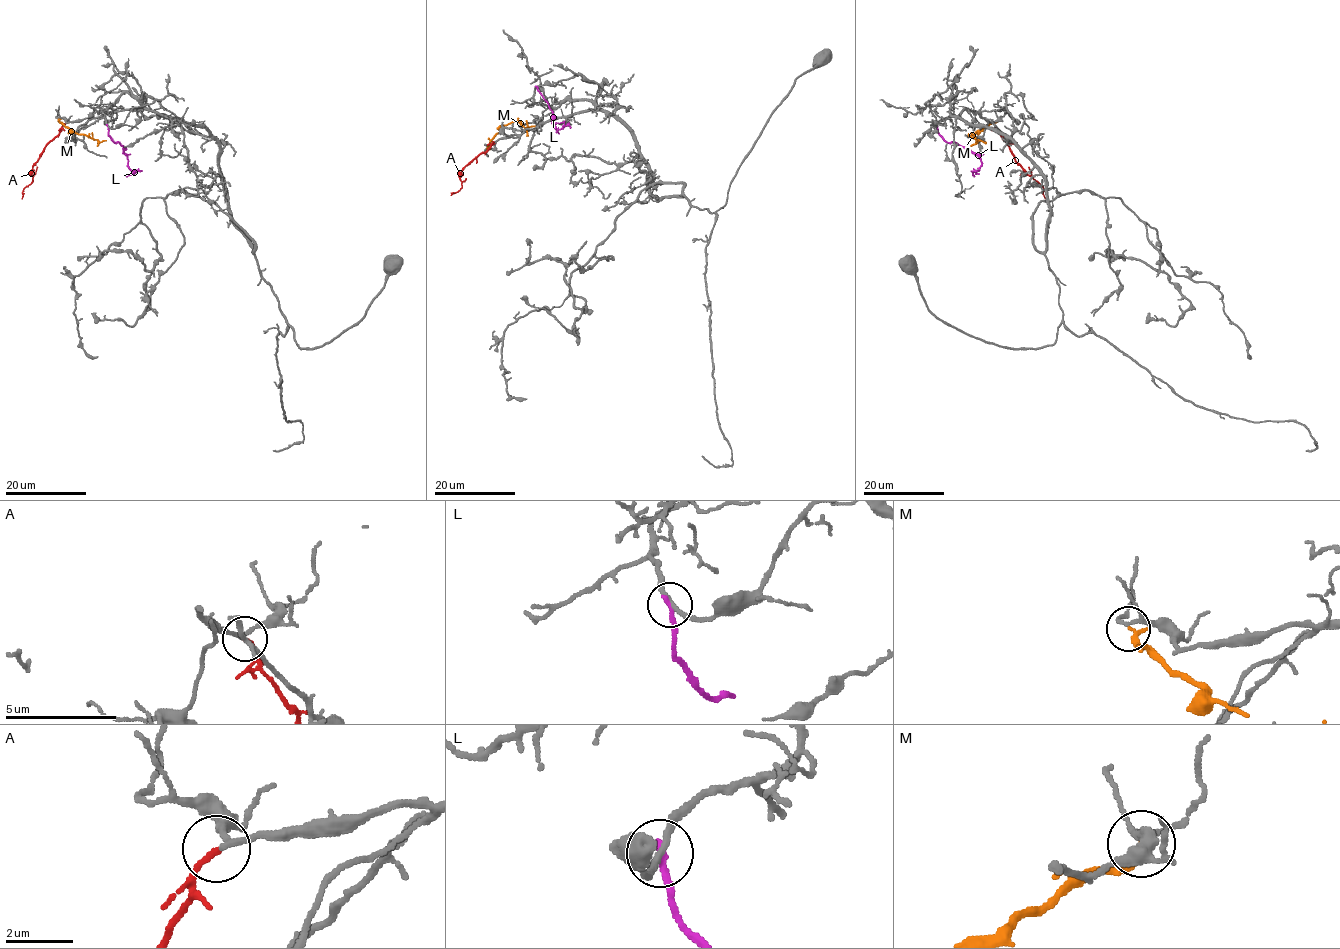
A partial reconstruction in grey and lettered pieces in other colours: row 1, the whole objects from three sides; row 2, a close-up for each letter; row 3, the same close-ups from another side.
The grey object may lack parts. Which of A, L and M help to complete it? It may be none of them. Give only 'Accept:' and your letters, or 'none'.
Accept: A

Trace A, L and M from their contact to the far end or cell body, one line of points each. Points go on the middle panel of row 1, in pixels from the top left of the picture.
A: (493, 143), (461, 170), (461, 187), (450, 195)
L: (537, 87), (552, 113), (552, 124), (557, 131), (564, 124), (555, 124)
M: (486, 148), (505, 125), (518, 121), (526, 128), (535, 126)

